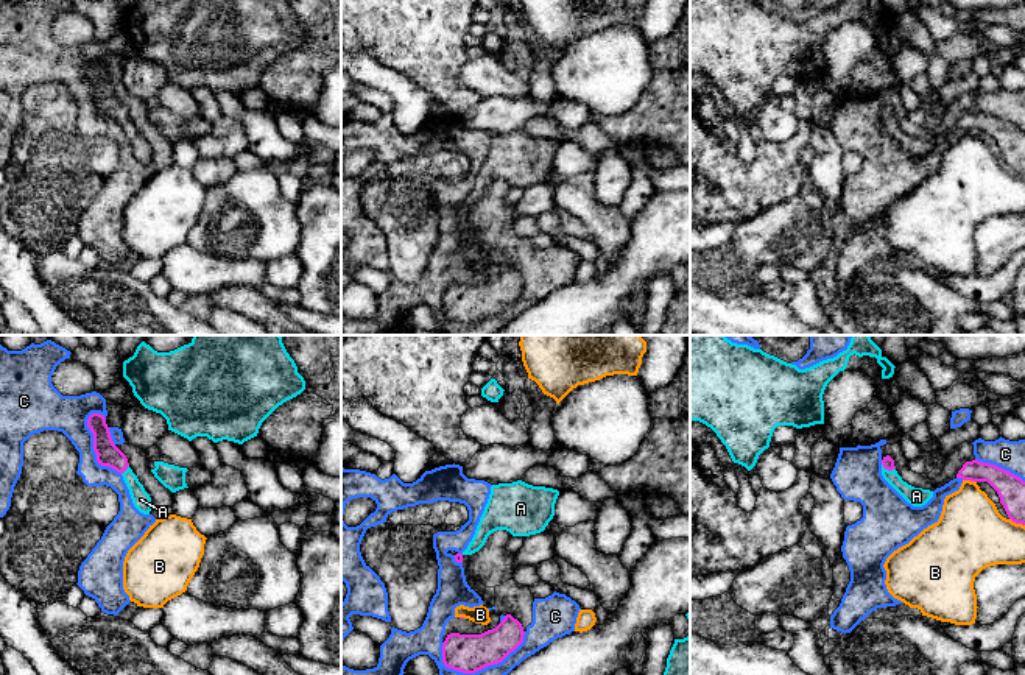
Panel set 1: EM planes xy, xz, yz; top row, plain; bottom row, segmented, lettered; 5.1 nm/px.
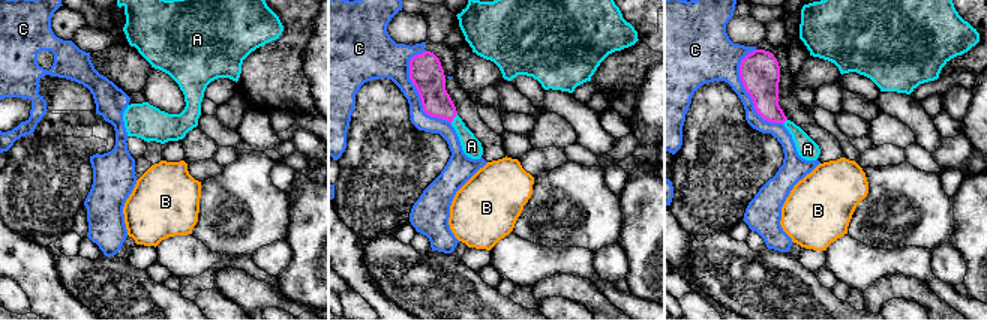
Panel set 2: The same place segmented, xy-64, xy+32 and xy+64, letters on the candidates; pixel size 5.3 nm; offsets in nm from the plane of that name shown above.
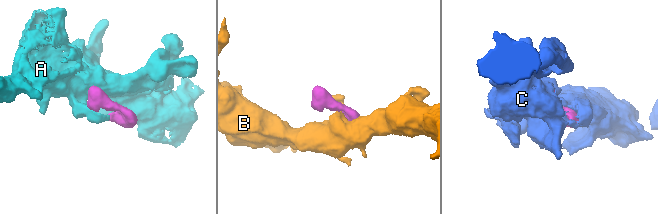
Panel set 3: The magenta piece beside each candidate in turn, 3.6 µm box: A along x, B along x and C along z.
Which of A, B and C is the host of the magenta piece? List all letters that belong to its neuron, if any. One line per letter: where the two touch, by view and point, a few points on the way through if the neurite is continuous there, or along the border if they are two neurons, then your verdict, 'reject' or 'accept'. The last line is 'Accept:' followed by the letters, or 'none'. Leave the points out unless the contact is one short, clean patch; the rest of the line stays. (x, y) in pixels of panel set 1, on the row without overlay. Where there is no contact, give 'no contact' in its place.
A: yz (888, 120) | accept
B: yz (969, 130) | reject
C: xz (486, 317) | reject
Accept: A

